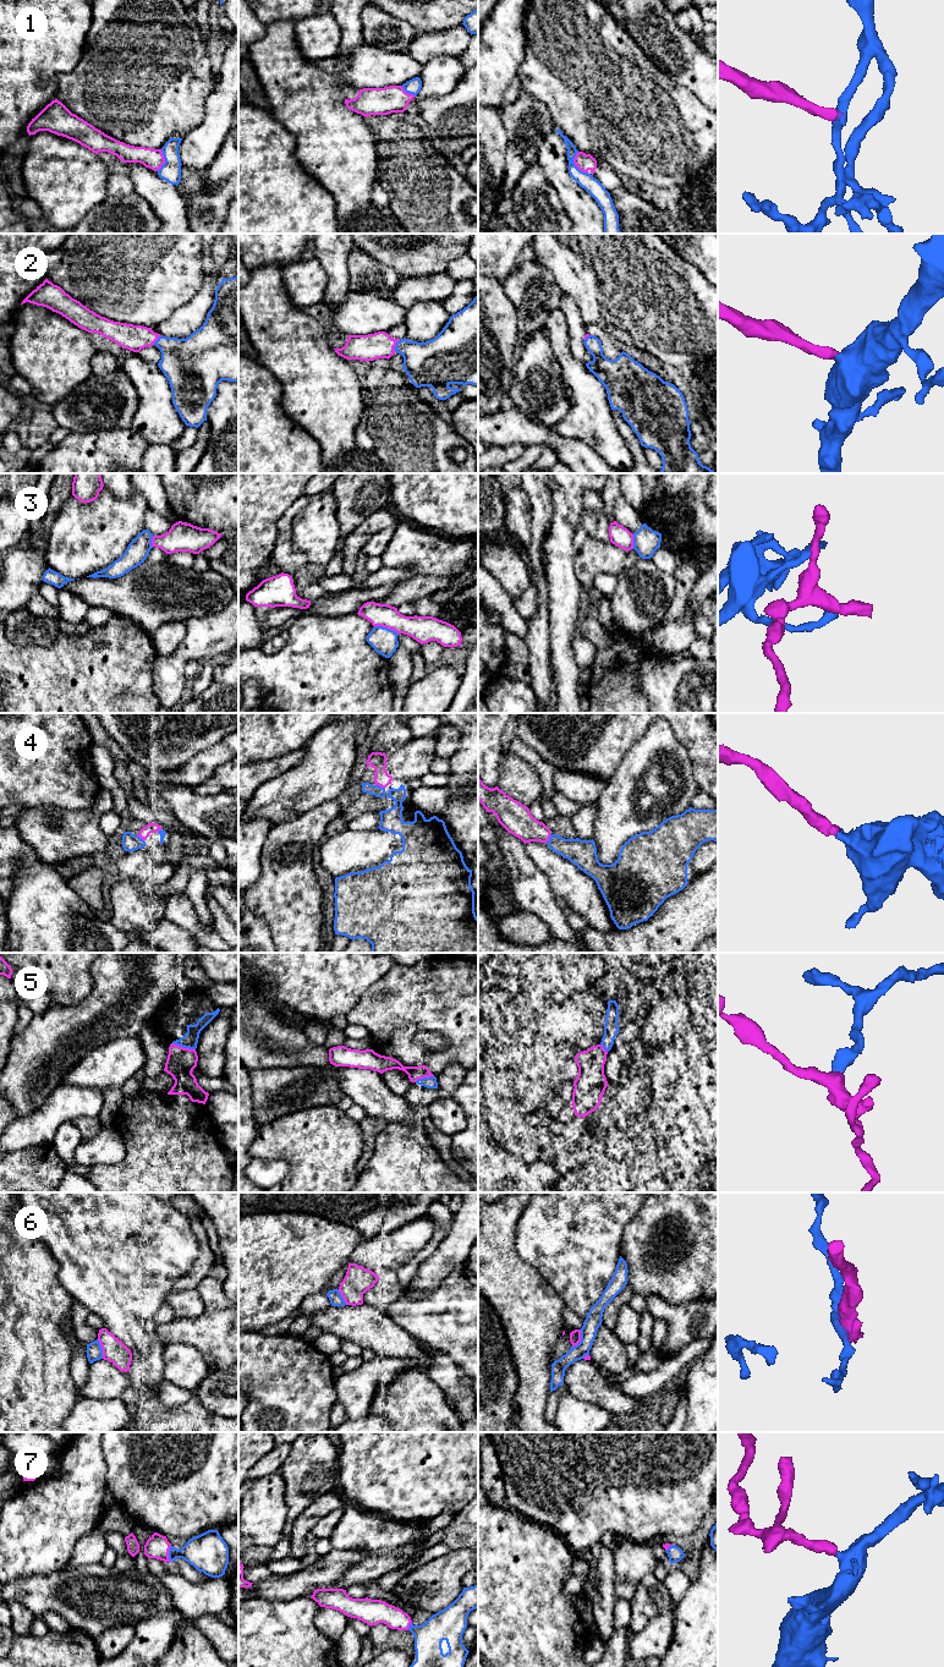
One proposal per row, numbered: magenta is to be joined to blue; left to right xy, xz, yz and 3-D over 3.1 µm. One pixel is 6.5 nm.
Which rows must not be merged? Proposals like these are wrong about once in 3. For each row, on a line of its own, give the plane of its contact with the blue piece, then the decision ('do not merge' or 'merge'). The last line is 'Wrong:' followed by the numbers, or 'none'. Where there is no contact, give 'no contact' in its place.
1: contact in yz; do not merge
2: contact in xz; merge
3: contact in xz; do not merge
4: contact in xz; merge
5: contact in xy; merge
6: contact in yz; do not merge
7: contact in xy; merge
Wrong: 1, 3, 6

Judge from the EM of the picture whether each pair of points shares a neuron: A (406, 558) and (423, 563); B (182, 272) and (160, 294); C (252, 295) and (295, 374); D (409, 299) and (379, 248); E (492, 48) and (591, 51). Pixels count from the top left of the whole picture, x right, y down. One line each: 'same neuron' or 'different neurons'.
A: same neuron
B: same neuron
C: same neuron
D: different neurons
E: different neurons

